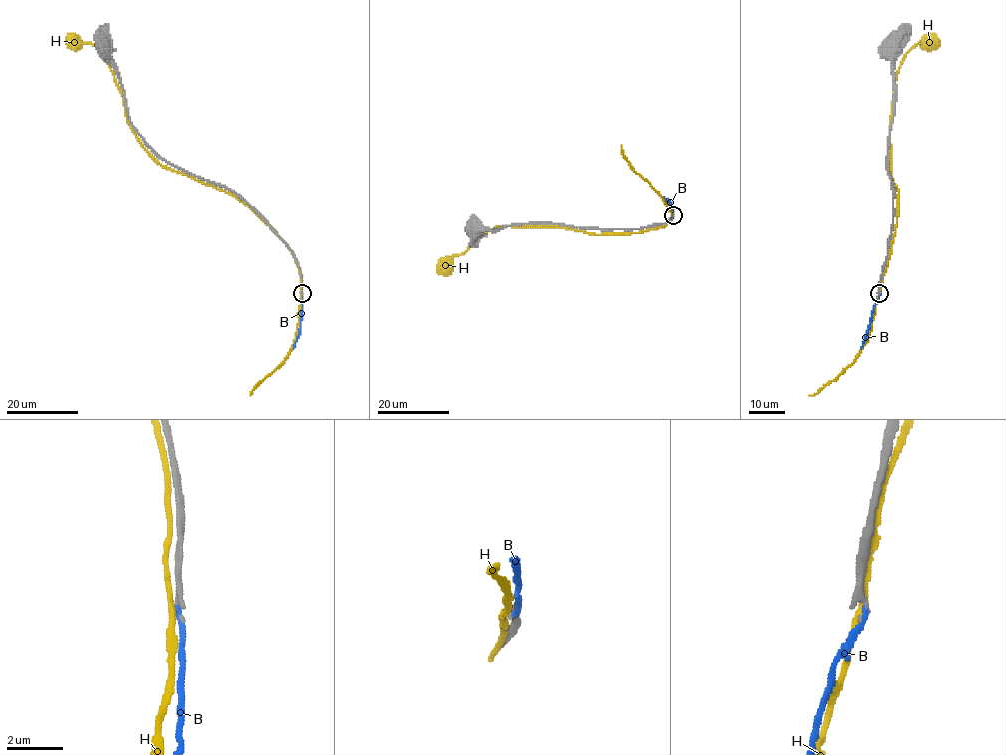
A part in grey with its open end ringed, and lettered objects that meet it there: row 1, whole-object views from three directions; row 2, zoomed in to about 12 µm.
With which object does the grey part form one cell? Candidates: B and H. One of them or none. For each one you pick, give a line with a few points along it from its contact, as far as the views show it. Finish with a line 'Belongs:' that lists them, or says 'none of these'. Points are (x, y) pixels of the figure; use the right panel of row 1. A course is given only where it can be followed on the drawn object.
B: Its course: (879, 293), (861, 348)
Belongs: B

